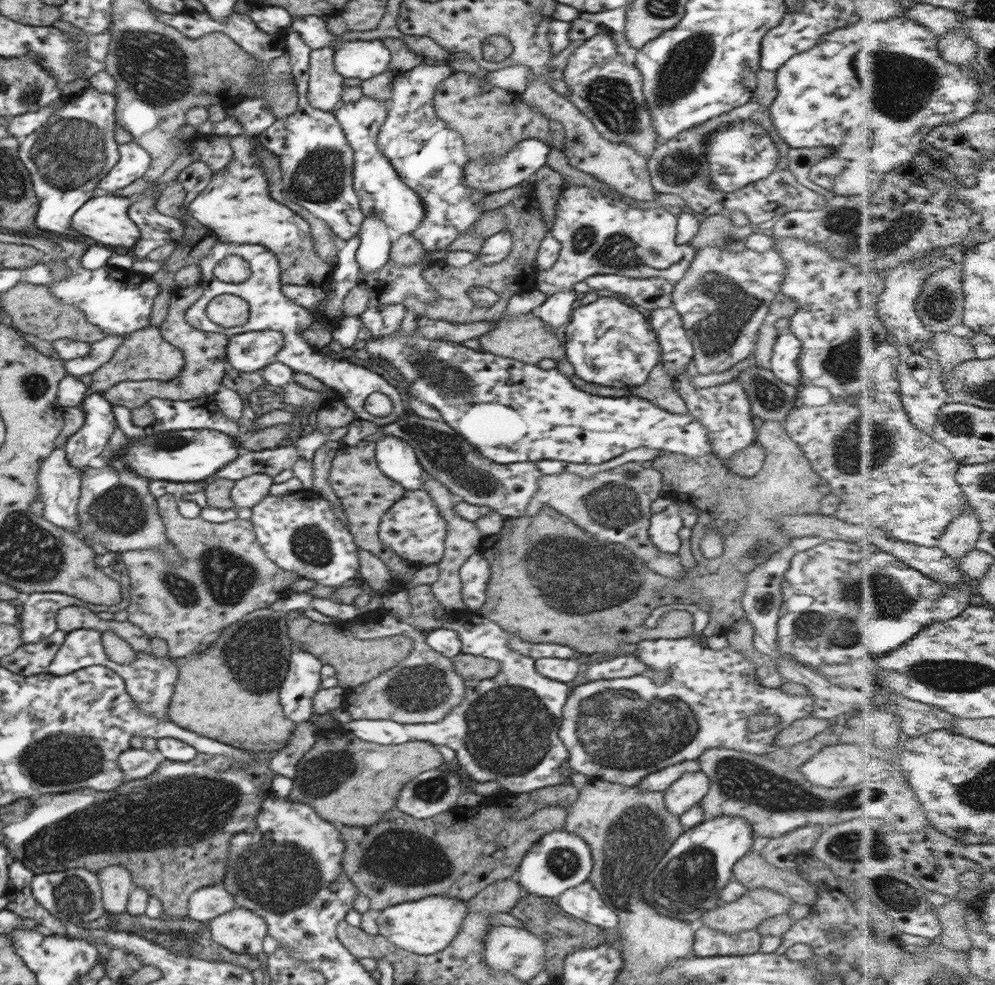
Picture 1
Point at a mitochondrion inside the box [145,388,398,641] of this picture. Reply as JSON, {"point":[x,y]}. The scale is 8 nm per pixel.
{"point":[226,578]}

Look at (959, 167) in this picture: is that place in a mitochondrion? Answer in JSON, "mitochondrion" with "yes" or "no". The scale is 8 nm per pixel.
{"mitochondrion":"no"}

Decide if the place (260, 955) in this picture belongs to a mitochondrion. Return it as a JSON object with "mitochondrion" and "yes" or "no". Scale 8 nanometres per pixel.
{"mitochondrion":"no"}

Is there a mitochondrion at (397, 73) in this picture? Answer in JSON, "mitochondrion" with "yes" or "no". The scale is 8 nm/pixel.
{"mitochondrion":"no"}

